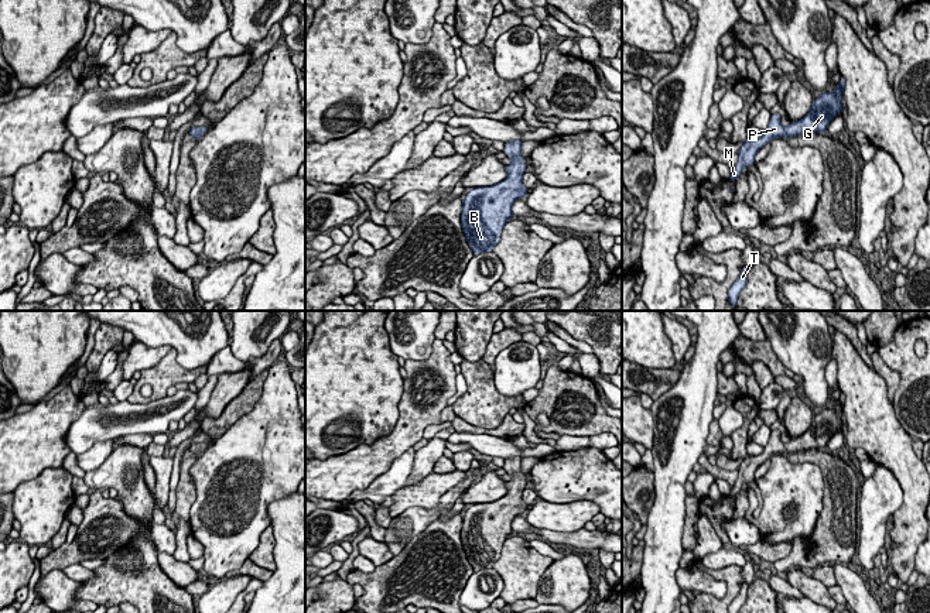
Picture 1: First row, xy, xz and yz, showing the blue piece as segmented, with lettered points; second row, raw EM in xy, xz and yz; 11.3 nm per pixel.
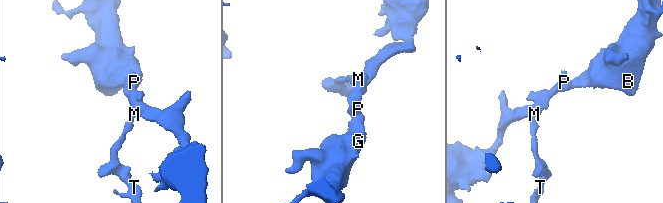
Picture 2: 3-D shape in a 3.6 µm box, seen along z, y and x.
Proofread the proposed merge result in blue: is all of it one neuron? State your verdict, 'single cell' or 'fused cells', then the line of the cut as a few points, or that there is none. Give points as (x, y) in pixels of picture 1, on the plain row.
single cell; cut none

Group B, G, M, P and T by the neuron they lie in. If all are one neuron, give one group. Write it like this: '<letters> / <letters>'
B G M P T

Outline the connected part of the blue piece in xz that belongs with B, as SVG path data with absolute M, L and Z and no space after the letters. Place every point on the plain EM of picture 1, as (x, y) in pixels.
M522 456L505 459L503 469L513 476L506 482L506 494L492 503L472 504L462 517L461 542L473 572L493 566L506 538L513 534L512 520L527 513L522 499L527 475L520 466Z

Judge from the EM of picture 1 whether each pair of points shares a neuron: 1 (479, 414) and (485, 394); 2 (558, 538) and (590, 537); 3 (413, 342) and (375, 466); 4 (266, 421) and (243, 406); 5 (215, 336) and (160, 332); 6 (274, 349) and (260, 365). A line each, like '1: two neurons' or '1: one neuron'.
1: one neuron
2: one neuron
3: two neurons
4: two neurons
5: one neuron
6: one neuron

